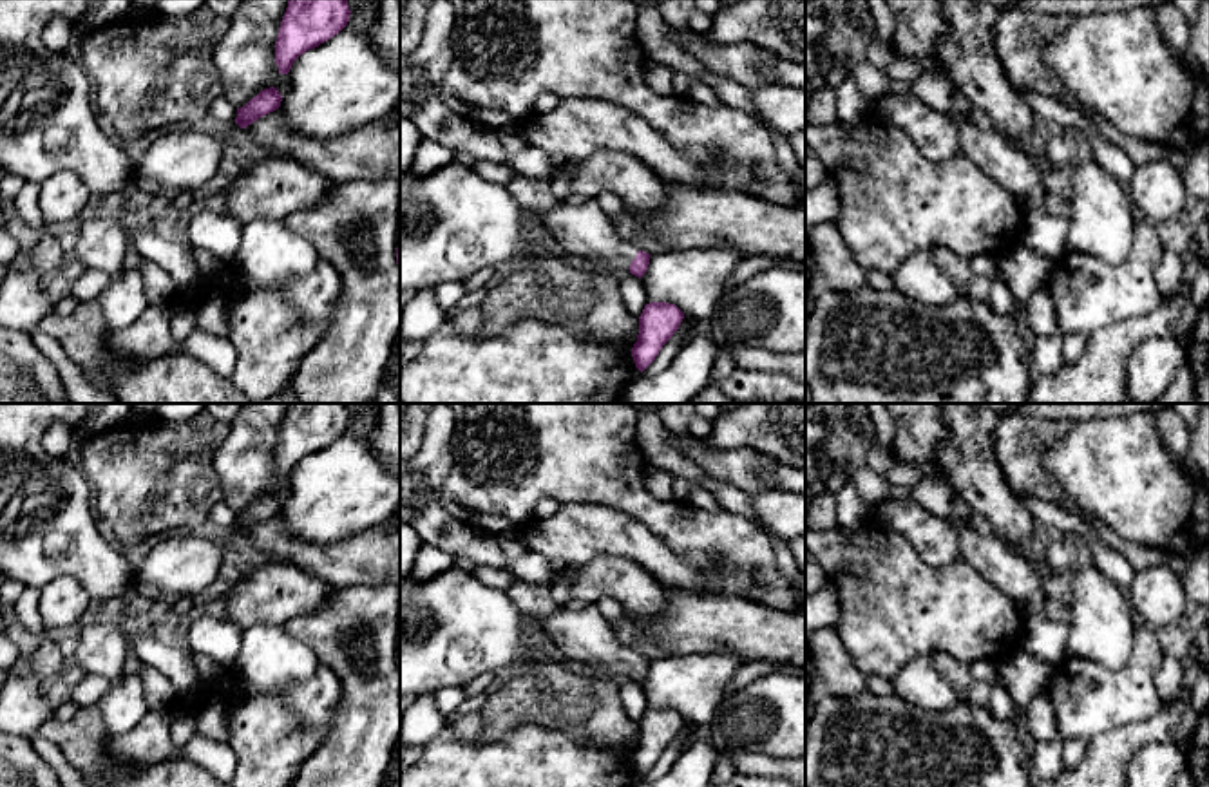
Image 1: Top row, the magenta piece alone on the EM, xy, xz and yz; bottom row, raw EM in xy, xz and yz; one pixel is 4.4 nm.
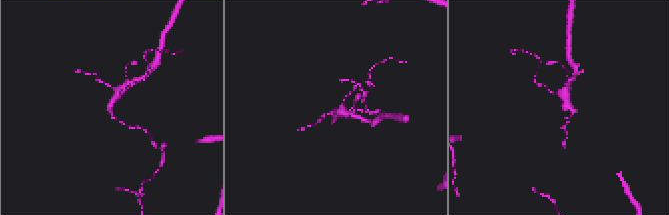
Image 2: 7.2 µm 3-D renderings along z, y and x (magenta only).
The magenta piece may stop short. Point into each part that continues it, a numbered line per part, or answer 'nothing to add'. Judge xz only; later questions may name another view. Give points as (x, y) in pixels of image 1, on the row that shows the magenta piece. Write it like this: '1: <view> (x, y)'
1: xz (581, 228)

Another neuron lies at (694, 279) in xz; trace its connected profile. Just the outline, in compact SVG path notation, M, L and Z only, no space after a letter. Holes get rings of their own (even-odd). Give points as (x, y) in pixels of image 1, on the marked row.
M686 246L662 250L650 257L646 273L641 277L646 304L675 304L695 320L708 320L726 282L746 255L729 246Z

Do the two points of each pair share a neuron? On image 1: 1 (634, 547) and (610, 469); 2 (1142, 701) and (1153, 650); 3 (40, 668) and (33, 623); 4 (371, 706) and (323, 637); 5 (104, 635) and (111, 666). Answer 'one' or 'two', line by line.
1: two
2: one
3: one
4: one
5: one

